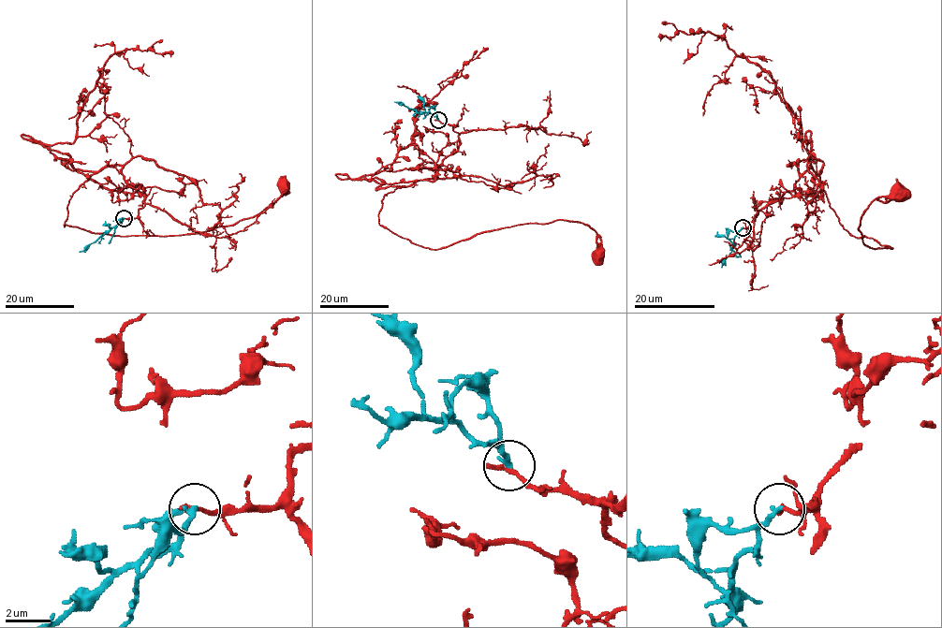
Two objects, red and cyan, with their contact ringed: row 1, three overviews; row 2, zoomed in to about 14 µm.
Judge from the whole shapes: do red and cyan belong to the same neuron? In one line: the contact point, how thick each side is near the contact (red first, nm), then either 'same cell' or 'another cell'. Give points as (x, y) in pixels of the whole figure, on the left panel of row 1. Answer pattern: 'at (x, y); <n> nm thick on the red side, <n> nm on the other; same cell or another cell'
at (124, 218); 240 nm thick on the red side, 240 nm on the other; another cell

